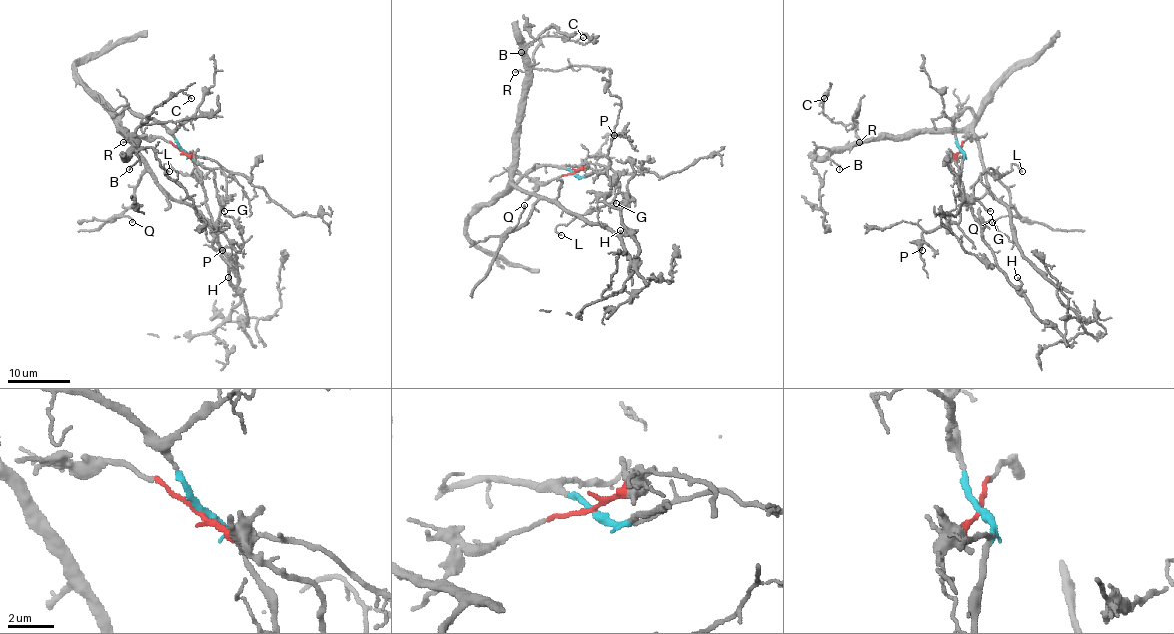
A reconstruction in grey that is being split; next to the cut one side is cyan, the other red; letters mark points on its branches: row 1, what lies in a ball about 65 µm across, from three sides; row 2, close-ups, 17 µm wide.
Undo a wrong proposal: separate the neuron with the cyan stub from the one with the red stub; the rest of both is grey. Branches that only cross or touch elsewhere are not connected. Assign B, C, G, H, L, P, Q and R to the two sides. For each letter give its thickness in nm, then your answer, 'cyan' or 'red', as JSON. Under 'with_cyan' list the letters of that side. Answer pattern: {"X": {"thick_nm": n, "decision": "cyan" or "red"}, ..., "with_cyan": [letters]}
{"B": {"thick_nm": 100, "decision": "cyan"}, "C": {"thick_nm": 90, "decision": "cyan"}, "G": {"thick_nm": 120, "decision": "red"}, "H": {"thick_nm": 110, "decision": "red"}, "L": {"thick_nm": 110, "decision": "red"}, "P": {"thick_nm": 110, "decision": "cyan"}, "Q": {"thick_nm": 120, "decision": "cyan"}, "R": {"thick_nm": 90, "decision": "cyan"}, "with_cyan": ["B", "C", "P", "Q", "R"]}

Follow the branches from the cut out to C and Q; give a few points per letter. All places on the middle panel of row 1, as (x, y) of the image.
C: (573, 174), (543, 164), (512, 186), (513, 133), (524, 76), (543, 36), (583, 37)
Q: (573, 174), (543, 164), (531, 169), (512, 186), (537, 197), (527, 220), (515, 230), (524, 205)

